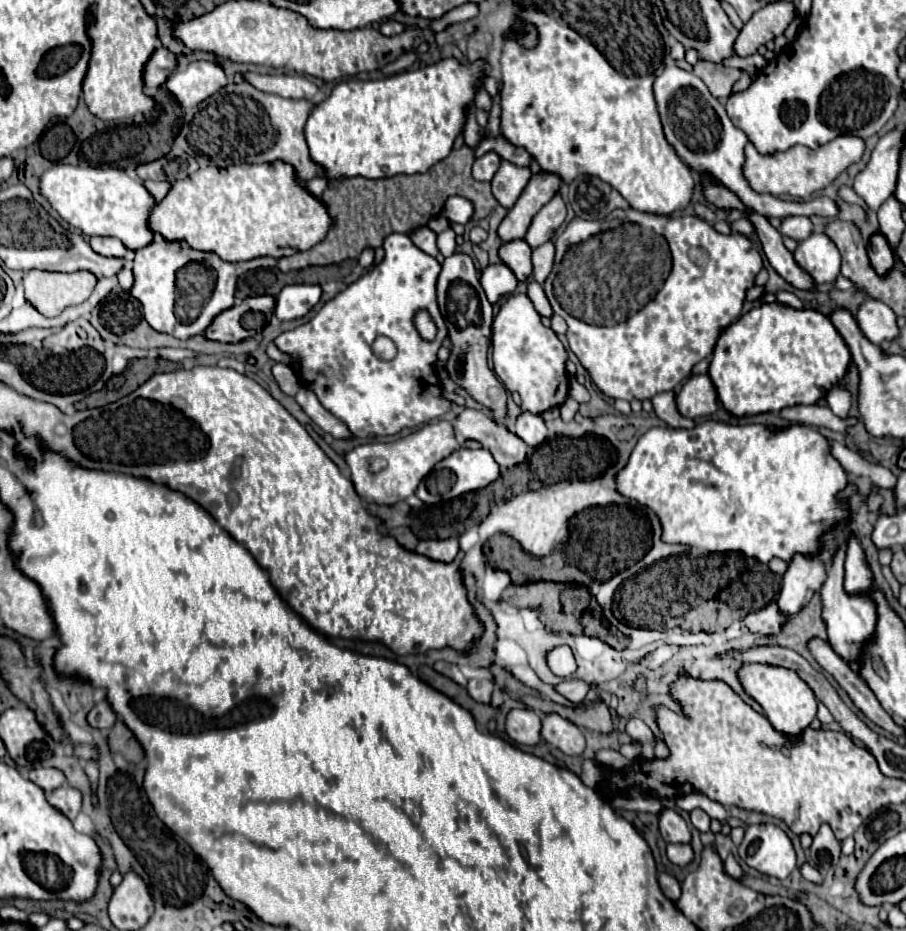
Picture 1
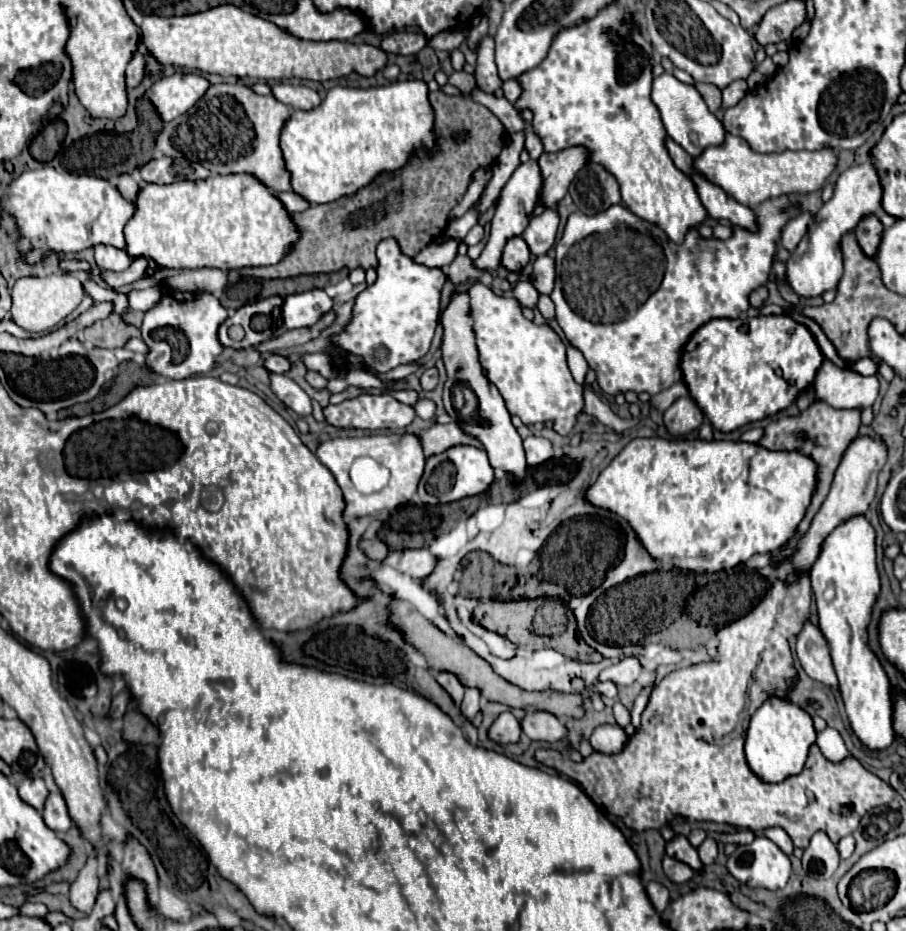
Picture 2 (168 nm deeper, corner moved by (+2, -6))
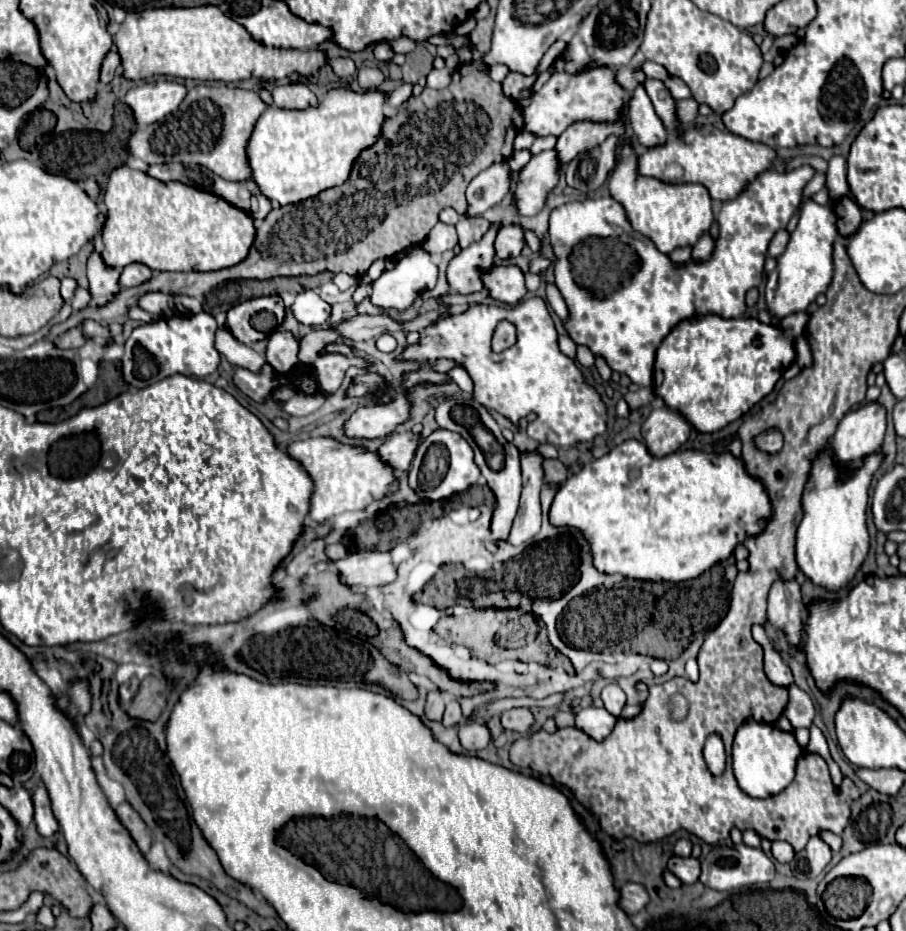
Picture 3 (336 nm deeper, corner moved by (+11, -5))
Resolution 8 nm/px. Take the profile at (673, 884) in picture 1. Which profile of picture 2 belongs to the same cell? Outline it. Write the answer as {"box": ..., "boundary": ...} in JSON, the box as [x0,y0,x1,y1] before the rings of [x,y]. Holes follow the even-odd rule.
{"box":[644,881,670,913],"boundary":[[[650,881],[644,889],[646,889],[646,895],[648,895],[652,907],[654,907],[658,913],[662,913],[662,911],[668,907],[668,903],[670,903],[668,889],[666,889],[662,883],[658,883],[658,881]]]}

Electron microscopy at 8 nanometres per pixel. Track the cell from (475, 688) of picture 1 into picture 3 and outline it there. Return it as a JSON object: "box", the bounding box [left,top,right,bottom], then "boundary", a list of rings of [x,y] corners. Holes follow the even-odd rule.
{"box":[443,698,463,726],"boundary":[[[449,698],[447,702],[447,708],[445,708],[445,716],[443,716],[443,724],[445,726],[457,726],[461,724],[463,716],[461,716],[461,706],[455,698]]]}

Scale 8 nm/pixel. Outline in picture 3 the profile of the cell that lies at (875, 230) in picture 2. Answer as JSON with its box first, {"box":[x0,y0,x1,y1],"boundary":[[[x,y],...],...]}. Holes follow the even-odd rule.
{"box":[837,198,863,238],"boundary":[[[843,198],[837,204],[837,230],[843,238],[853,236],[859,226],[861,226],[863,218],[861,218],[861,208],[851,200],[851,198]]]}

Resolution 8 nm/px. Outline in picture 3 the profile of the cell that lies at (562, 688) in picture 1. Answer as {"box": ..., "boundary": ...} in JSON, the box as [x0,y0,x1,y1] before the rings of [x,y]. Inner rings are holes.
{"box":[601,684,626,718],"boundary":[[[607,684],[601,692],[604,707],[615,717],[620,718],[626,704],[626,695],[617,684]]]}

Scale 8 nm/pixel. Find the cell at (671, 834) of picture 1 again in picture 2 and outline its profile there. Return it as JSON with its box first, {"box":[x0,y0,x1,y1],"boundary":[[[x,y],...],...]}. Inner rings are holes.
{"box":[666,835,704,871],"boundary":[[[676,835],[676,839],[666,845],[666,855],[686,863],[692,871],[702,871],[702,867],[704,867],[698,857],[698,851],[688,843],[688,839],[684,835]]]}

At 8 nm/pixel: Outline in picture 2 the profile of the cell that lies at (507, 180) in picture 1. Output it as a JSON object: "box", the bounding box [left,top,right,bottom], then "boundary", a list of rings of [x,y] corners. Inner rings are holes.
{"box":[474,159,542,277],"boundary":[[[530,159],[526,163],[520,163],[520,167],[512,173],[510,181],[506,183],[506,187],[502,189],[500,193],[500,199],[496,203],[496,213],[494,213],[494,219],[490,223],[490,235],[488,235],[488,241],[480,253],[478,259],[474,259],[474,267],[478,267],[480,271],[486,271],[490,273],[492,277],[498,277],[498,269],[500,269],[500,259],[502,259],[502,249],[506,245],[508,239],[516,237],[516,235],[522,235],[522,231],[528,227],[528,223],[532,221],[532,213],[536,209],[536,205],[540,203],[542,199],[542,173],[540,173],[540,167],[538,167],[538,161]]]}

